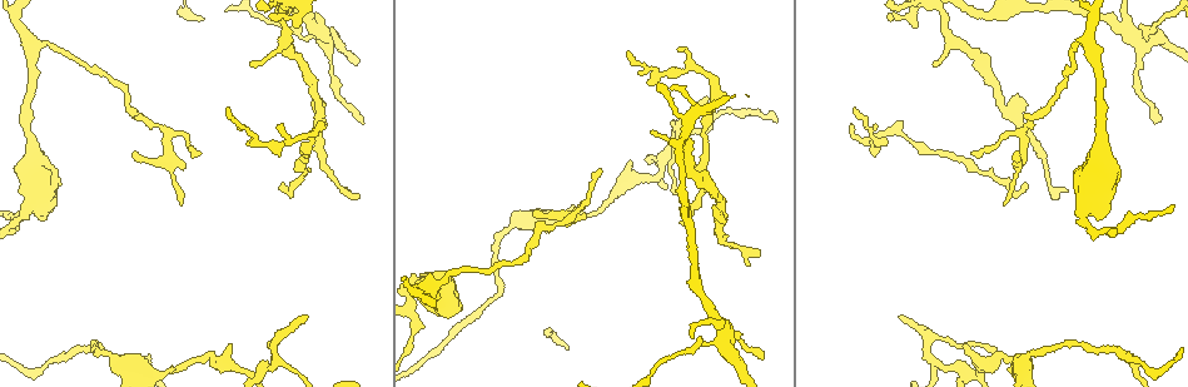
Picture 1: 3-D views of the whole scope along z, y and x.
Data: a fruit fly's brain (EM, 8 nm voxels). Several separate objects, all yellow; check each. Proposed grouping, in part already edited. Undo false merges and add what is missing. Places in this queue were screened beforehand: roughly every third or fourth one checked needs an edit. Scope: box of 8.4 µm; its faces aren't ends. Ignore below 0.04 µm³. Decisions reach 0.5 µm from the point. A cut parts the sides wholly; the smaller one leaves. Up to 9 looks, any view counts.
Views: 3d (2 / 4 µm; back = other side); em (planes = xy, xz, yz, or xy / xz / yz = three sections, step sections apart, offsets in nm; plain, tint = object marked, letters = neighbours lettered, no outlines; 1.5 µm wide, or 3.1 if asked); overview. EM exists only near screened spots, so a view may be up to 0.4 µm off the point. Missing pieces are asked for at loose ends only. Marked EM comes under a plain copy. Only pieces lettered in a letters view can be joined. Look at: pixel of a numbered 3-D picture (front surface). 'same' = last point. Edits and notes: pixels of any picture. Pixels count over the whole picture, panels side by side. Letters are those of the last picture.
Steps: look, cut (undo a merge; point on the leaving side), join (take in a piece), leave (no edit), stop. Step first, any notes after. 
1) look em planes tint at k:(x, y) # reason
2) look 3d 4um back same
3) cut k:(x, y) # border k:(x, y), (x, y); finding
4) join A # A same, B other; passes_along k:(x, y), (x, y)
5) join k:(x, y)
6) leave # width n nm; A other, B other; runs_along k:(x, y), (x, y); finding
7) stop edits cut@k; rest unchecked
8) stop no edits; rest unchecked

look 3d 2um at 1:(708, 97) # branch stops here

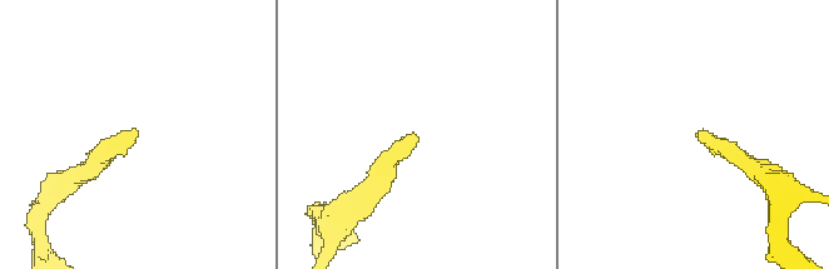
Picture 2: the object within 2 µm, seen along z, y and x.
look em yz step 4 tint at 2:(702, 133)

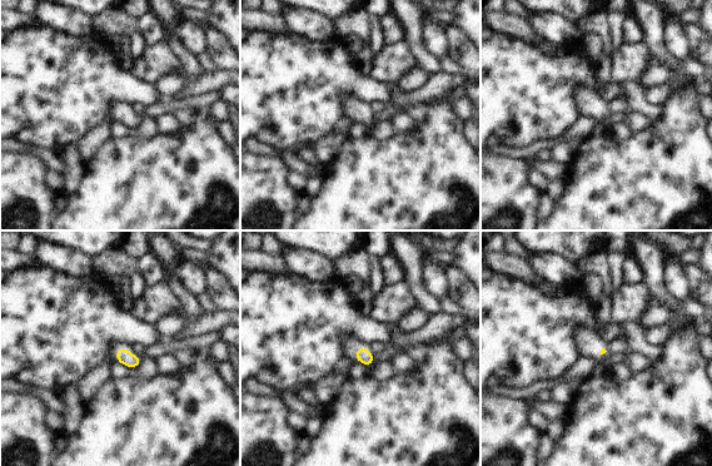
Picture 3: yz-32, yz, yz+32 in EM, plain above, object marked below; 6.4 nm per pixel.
look em yz step 4 letters same # see the neighbours

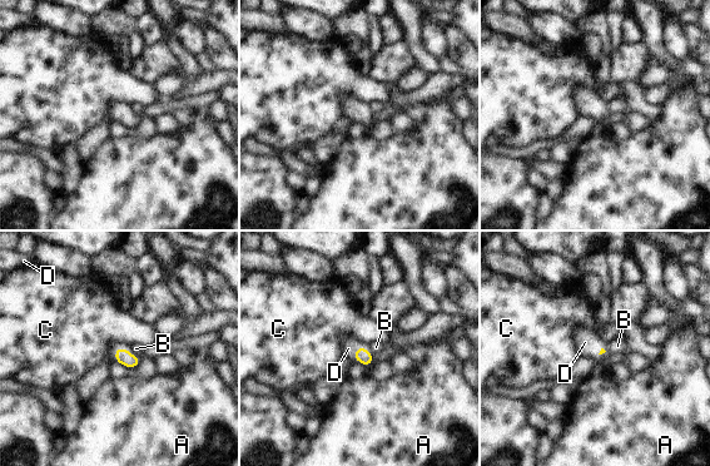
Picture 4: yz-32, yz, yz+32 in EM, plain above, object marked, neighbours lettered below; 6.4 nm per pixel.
join D # A other, B other, C other, D same; passes_along 4:(362, 355), (354, 352), (348, 348); it goes on there

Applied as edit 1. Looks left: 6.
look overview # redraw

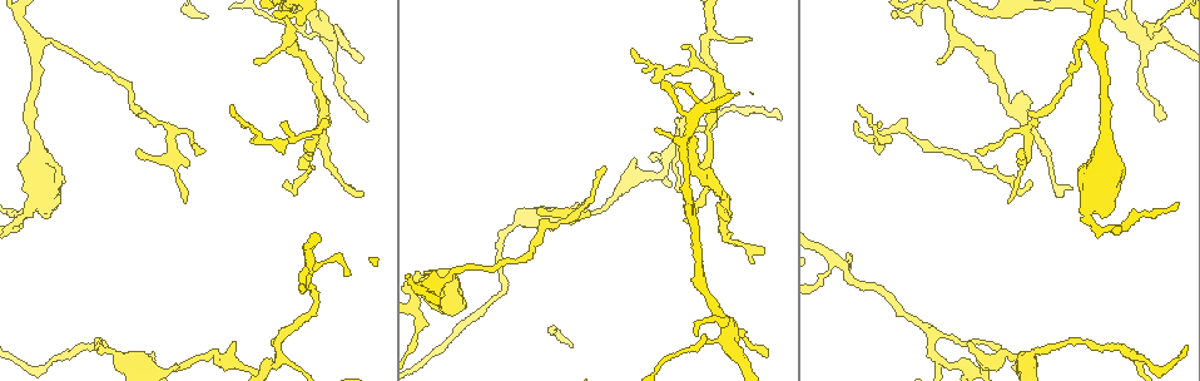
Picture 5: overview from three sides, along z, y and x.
look 3d 2um back at 5:(604, 168) # an open end

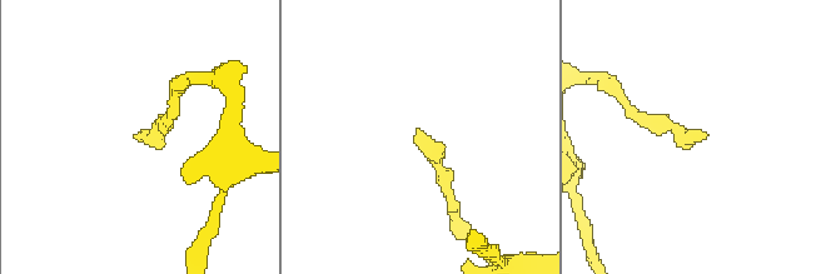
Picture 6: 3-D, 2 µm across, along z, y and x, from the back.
look em xy step 4 letters at 6:(422, 132)

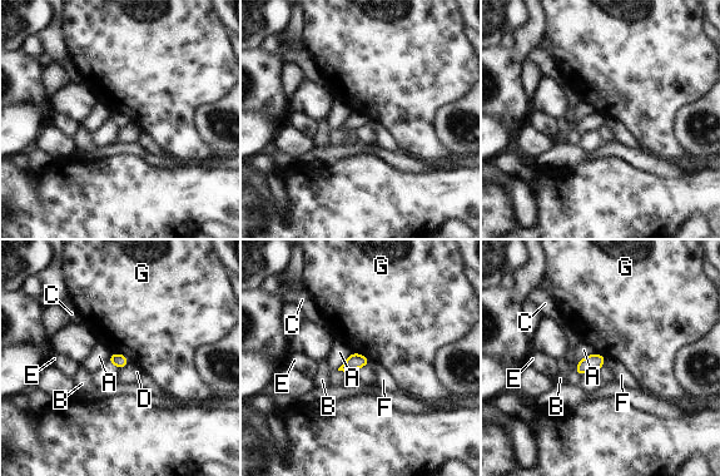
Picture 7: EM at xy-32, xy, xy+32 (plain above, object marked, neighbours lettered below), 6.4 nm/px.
leave # A other, B other, C other, D other, E other, F other, G other; border 7:(112, 352), (119, 352), (130, 362); none of them fits

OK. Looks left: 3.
look em planes letters at 5:(1158, 120) # thin end

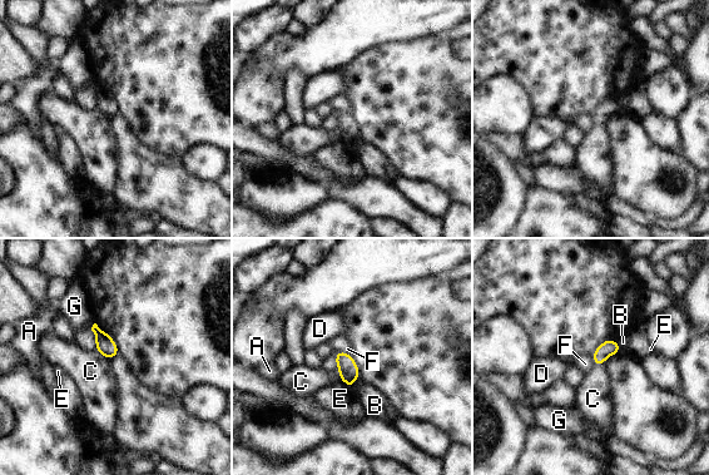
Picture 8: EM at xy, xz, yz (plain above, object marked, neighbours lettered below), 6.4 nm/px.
leave # A other, B other, C other, D other, E other, F other, G other; no lettered piece goes on from it

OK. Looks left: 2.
look 3d 4um at 5:(674, 87) # tapers out

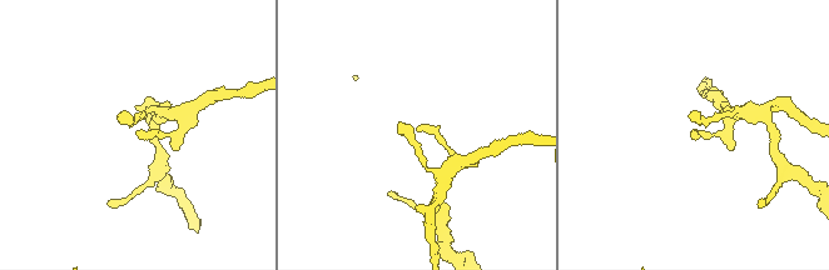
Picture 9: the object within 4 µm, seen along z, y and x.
look em planes letters at 9:(136, 130) # shape alone is not enough

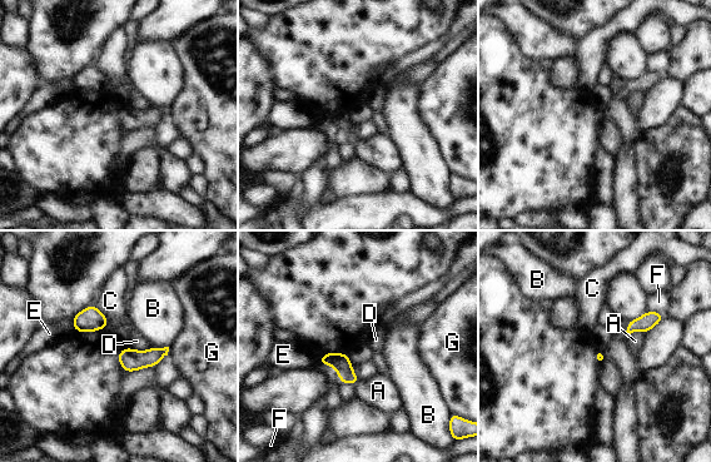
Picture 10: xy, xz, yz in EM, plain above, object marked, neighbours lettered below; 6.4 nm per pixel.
leave # A other, B other, C other, D other, E other, F other, G other; border 10:(150, 347), (143, 351), (129, 348); no lettered piece goes on from it

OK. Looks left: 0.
stop edits join@4; rest unchecked

